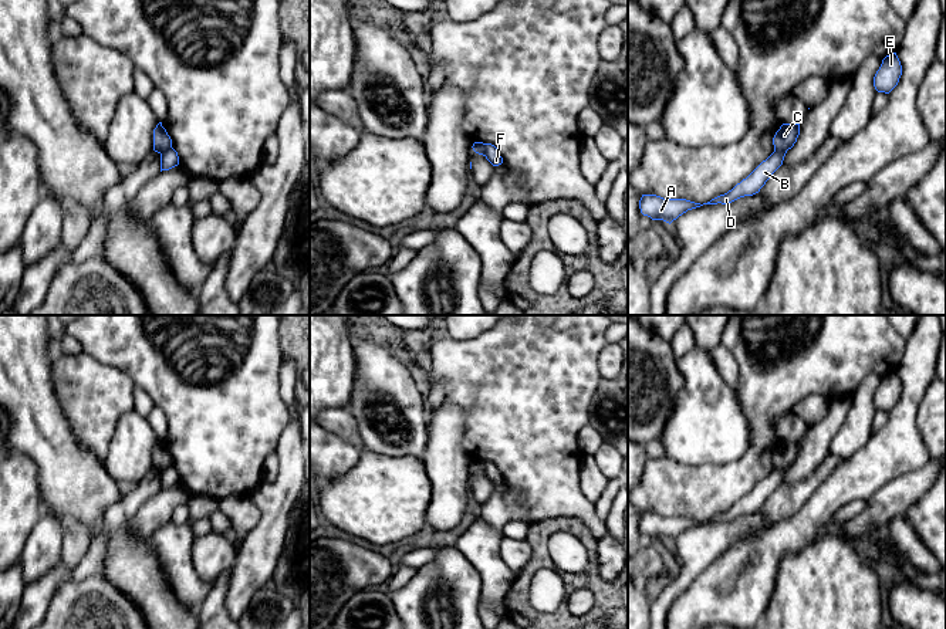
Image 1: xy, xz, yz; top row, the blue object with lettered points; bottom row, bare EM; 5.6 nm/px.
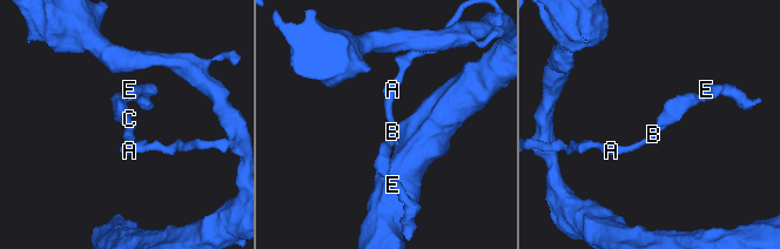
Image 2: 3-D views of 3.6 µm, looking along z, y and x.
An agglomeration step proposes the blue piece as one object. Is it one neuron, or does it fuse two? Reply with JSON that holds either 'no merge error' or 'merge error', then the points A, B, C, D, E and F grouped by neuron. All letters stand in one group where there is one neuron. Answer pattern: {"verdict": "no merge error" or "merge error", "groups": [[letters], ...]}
{"verdict": "merge error", "groups": [["A", "B", "D", "F"], ["C", "E"]]}

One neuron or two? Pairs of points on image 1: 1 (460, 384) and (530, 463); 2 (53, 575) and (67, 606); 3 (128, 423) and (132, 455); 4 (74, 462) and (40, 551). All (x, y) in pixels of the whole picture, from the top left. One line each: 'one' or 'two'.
1: one
2: two
3: one
4: two

